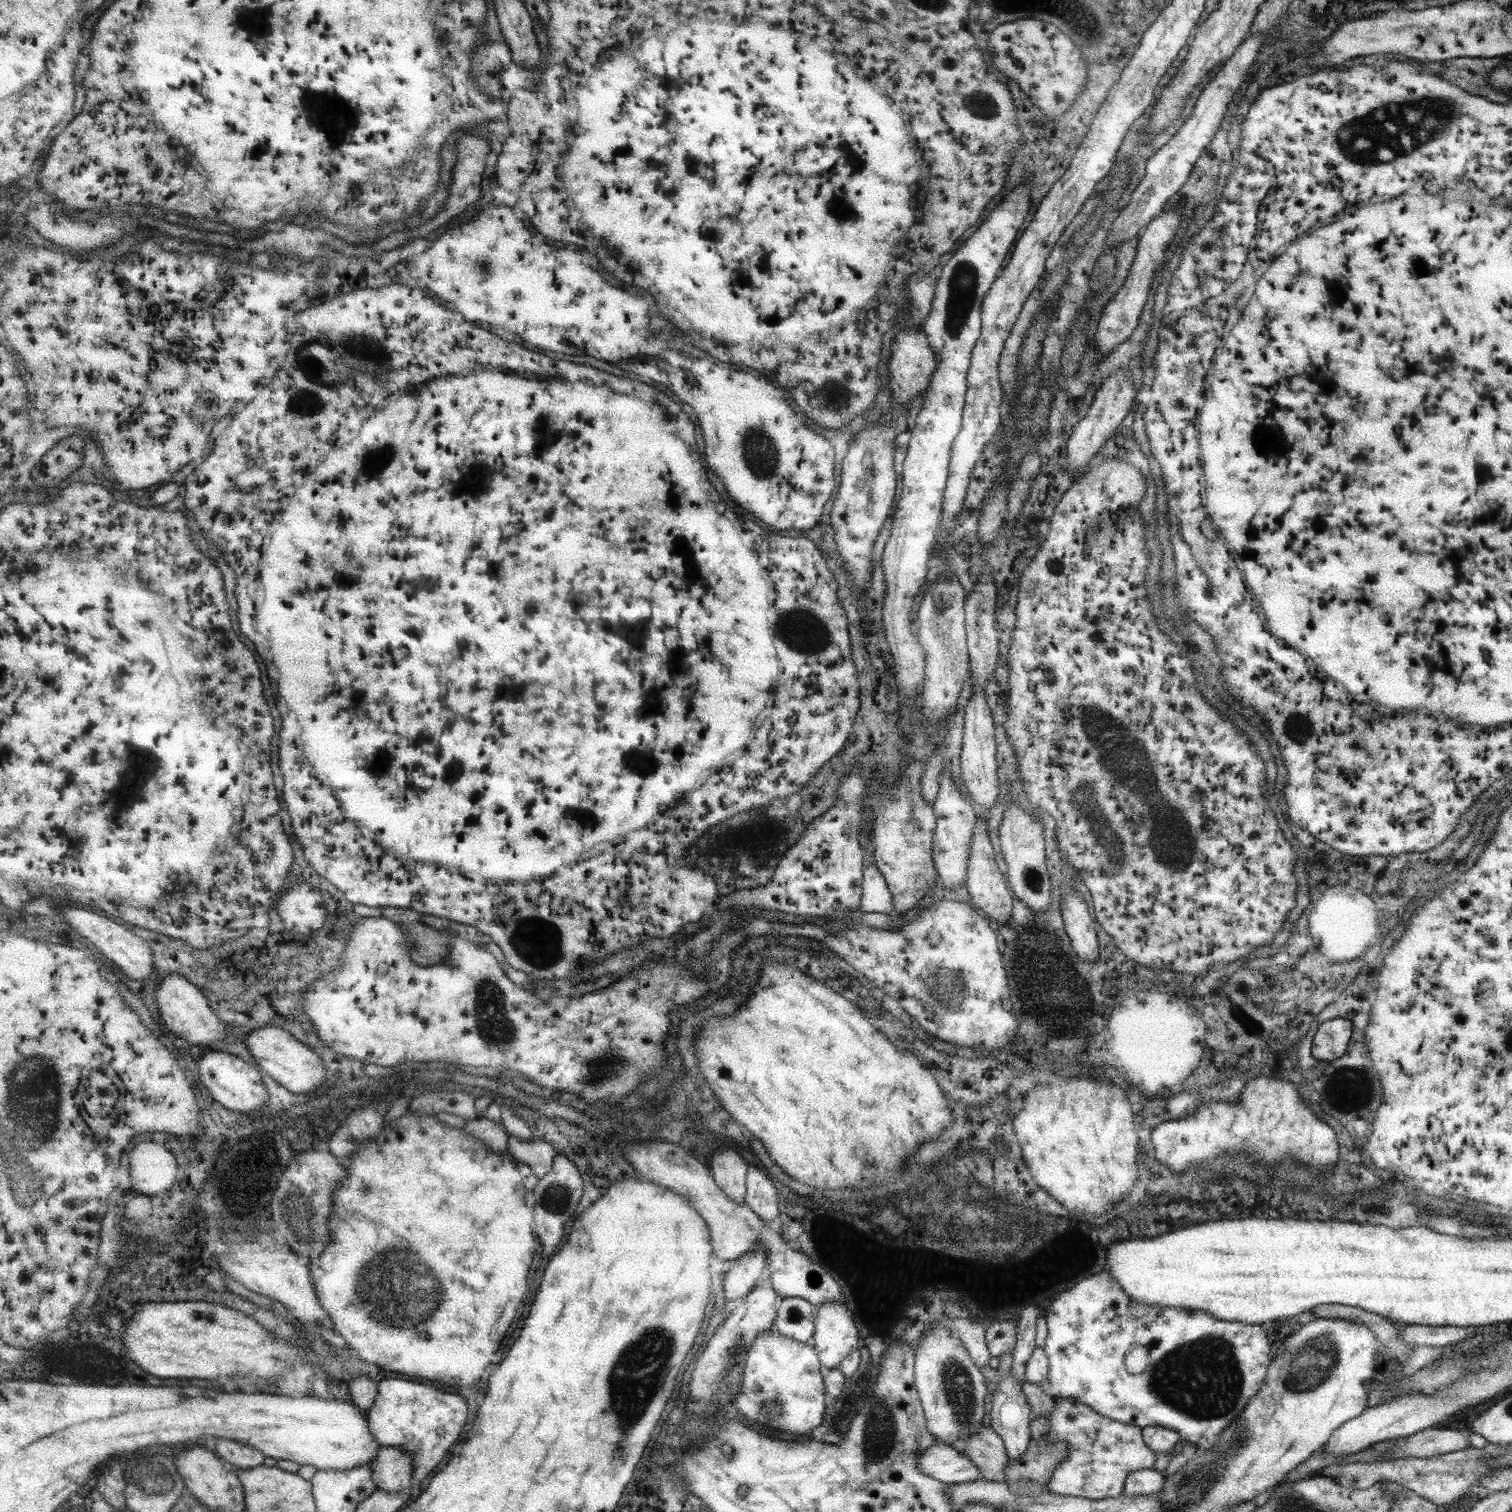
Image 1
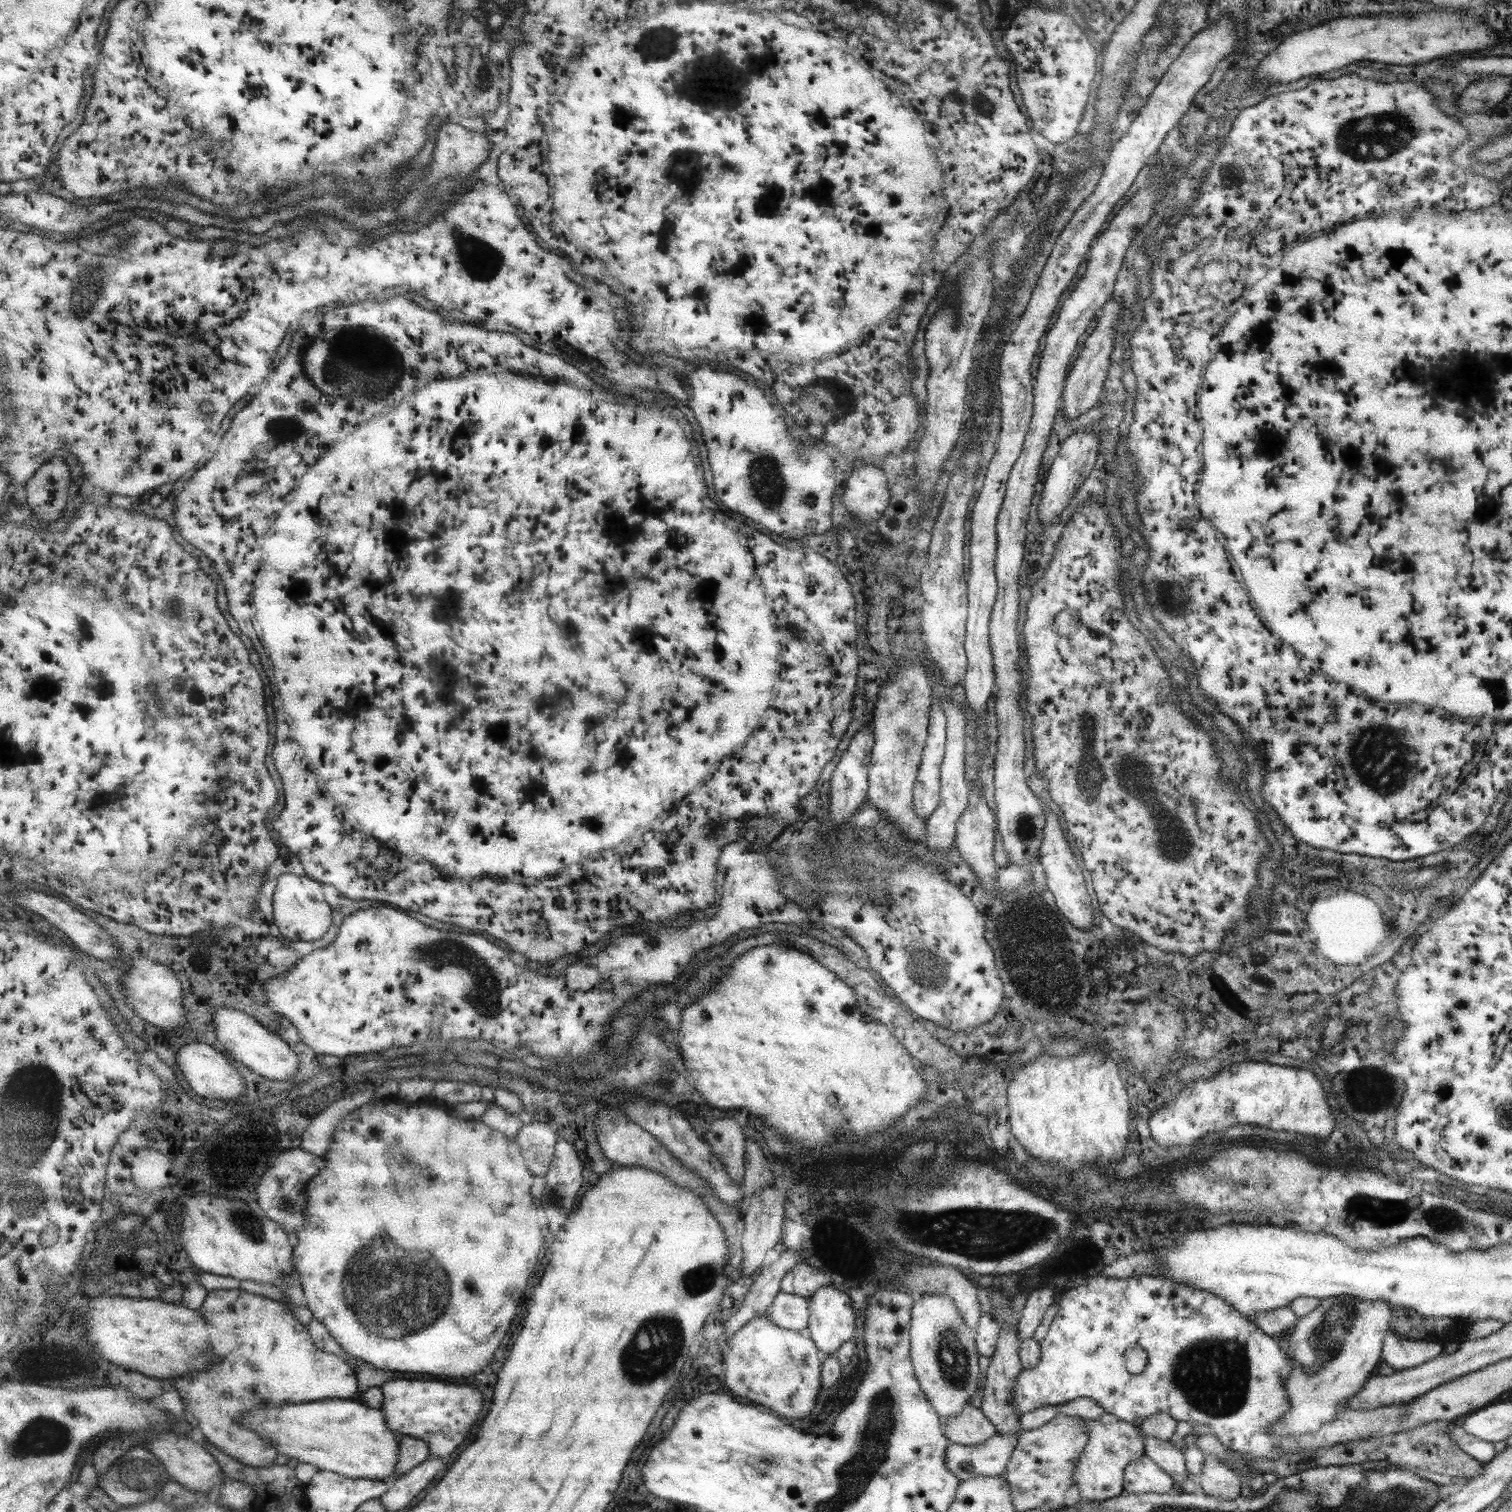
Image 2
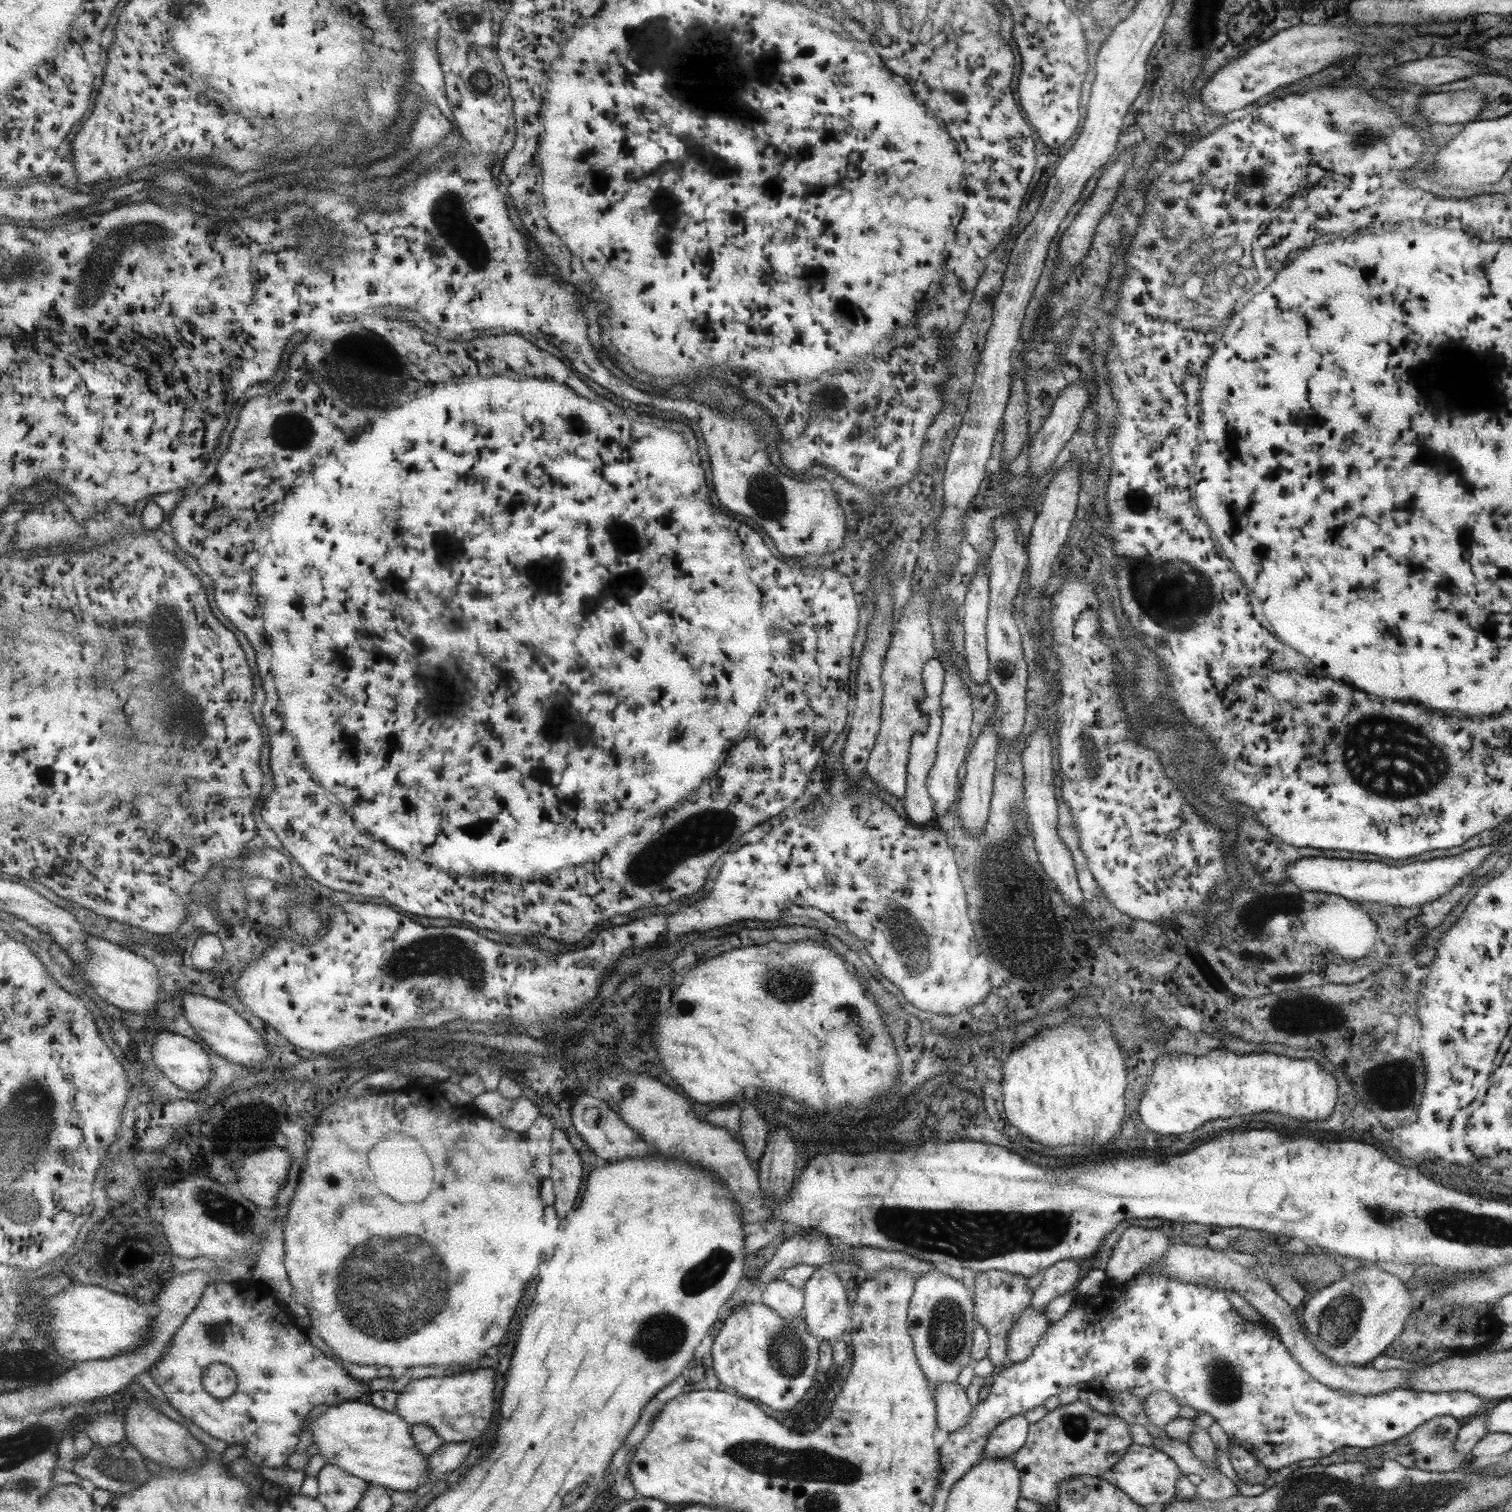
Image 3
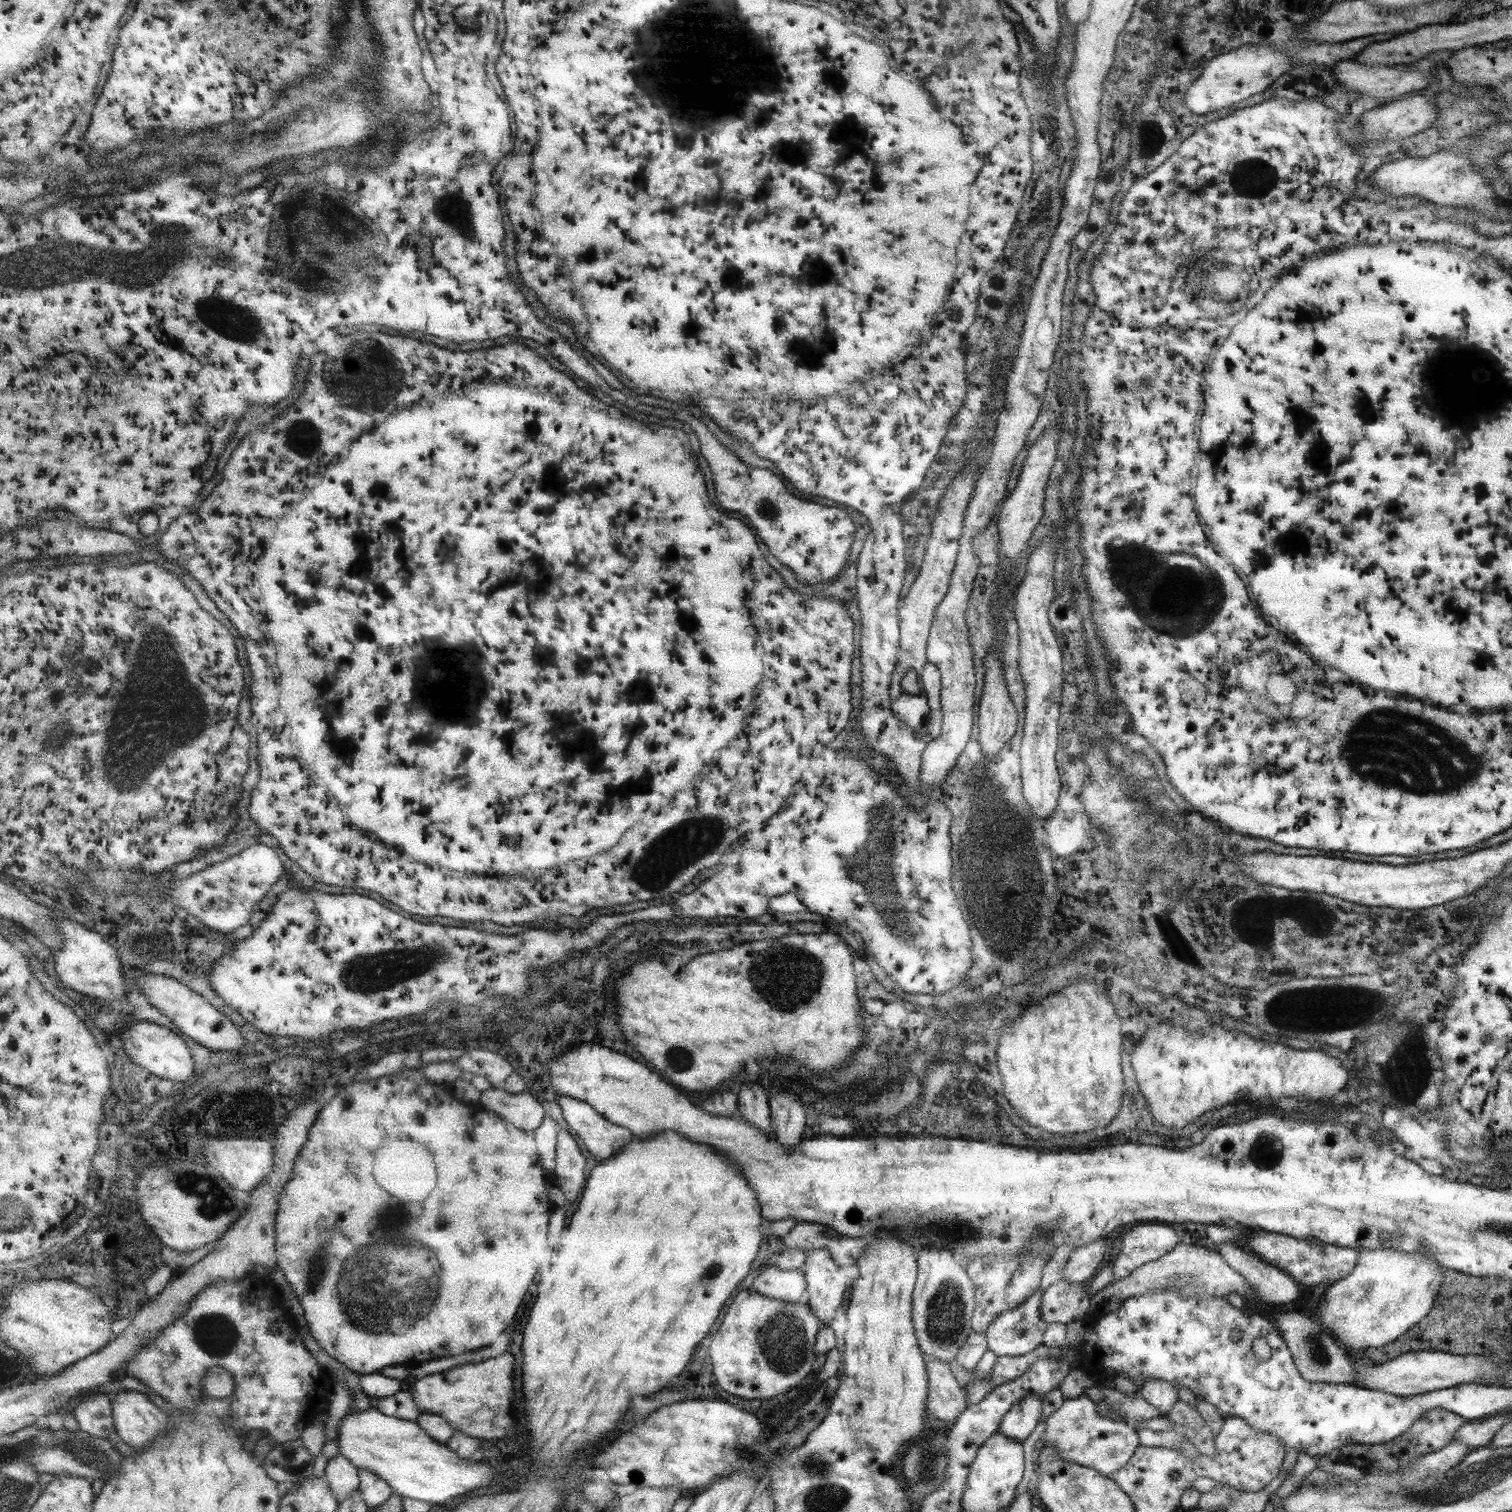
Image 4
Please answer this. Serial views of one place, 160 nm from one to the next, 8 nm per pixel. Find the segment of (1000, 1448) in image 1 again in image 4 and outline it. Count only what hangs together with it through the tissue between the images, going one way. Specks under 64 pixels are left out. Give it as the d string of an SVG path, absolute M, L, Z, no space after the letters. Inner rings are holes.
M925 1360L927 1379L930 1380L929 1394L927 1397L927 1410L934 1418L949 1422L955 1420L959 1413L967 1406L965 1390L958 1386L947 1363L939 1360Z

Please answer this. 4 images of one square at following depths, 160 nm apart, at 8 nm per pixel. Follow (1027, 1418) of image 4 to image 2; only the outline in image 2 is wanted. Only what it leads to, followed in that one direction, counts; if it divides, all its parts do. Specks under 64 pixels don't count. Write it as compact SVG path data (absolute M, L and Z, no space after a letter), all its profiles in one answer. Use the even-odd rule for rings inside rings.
M998 1432L979 1446L949 1443L946 1465L960 1481L974 1476L999 1477L1004 1473L1016 1445L1016 1436L1001 1436Z

